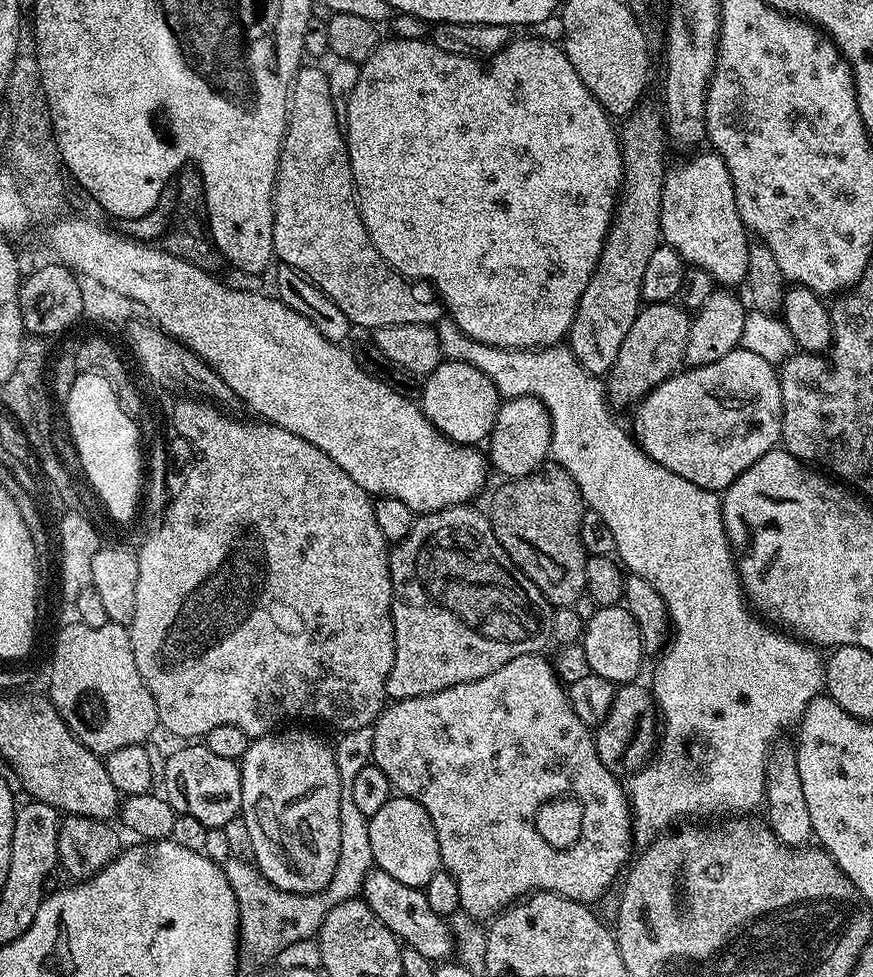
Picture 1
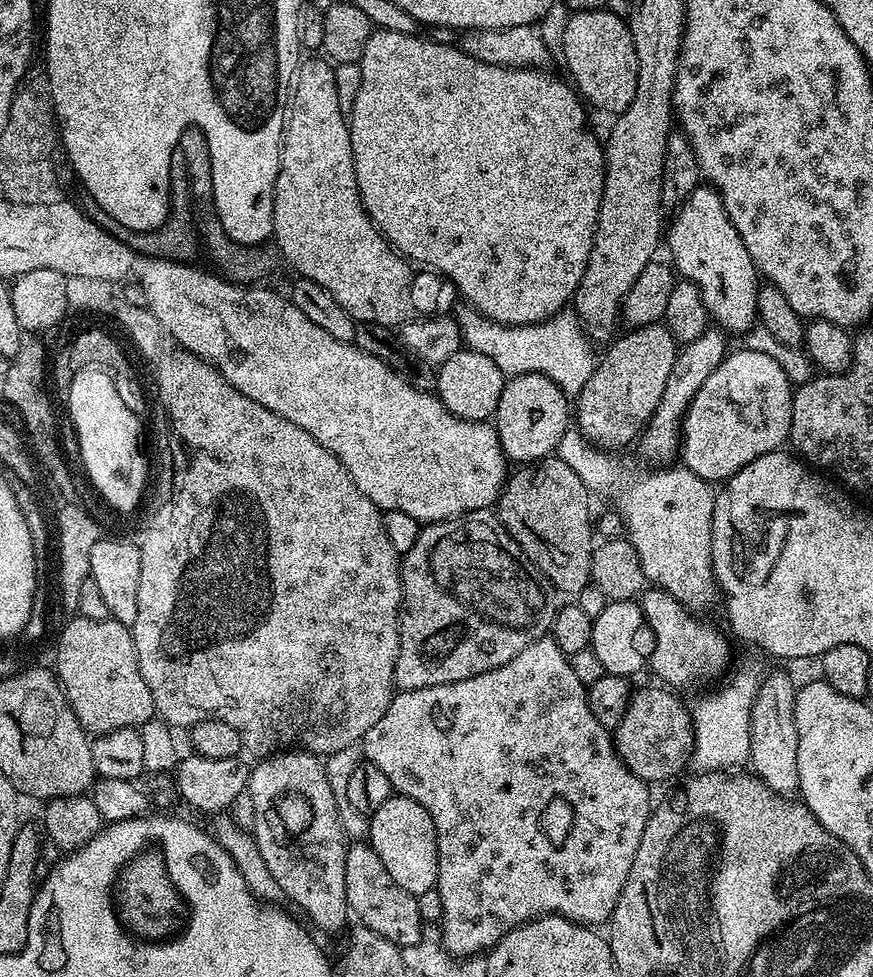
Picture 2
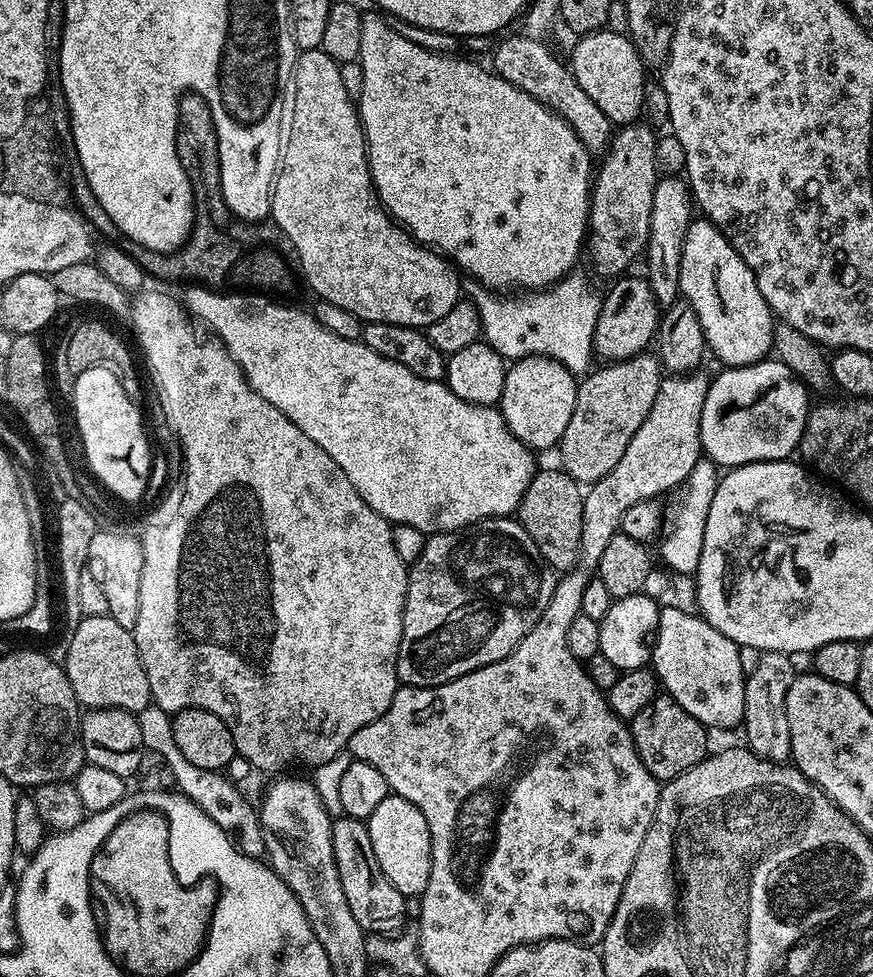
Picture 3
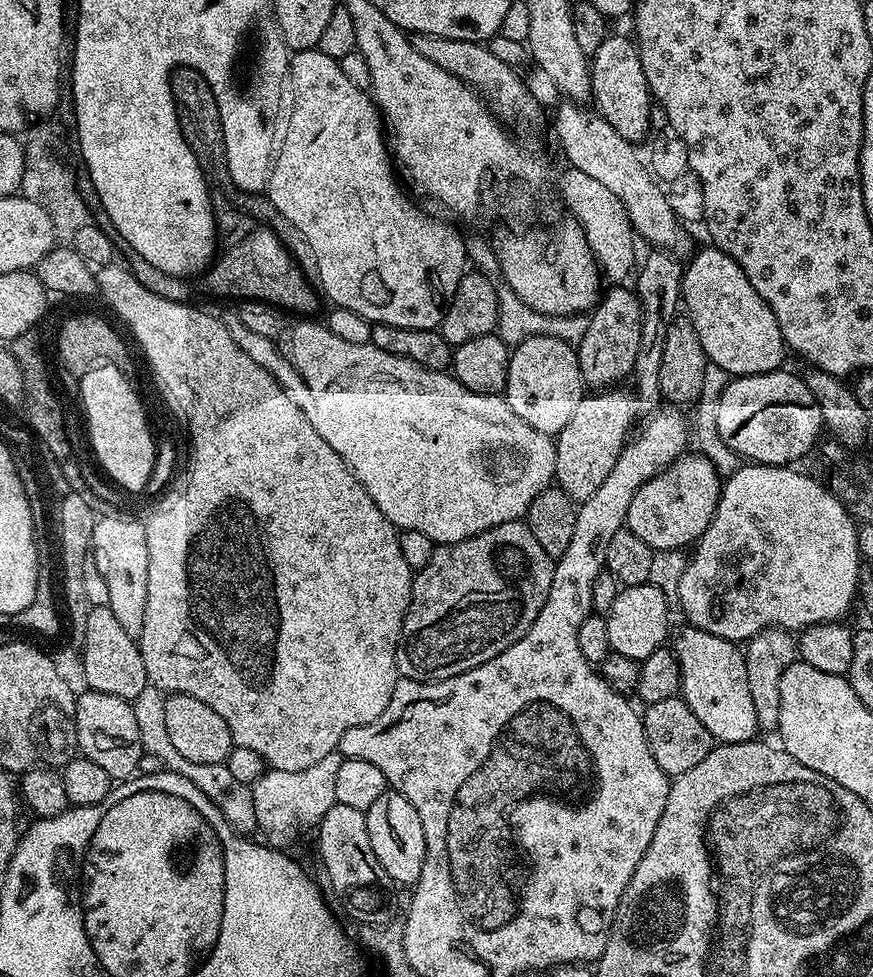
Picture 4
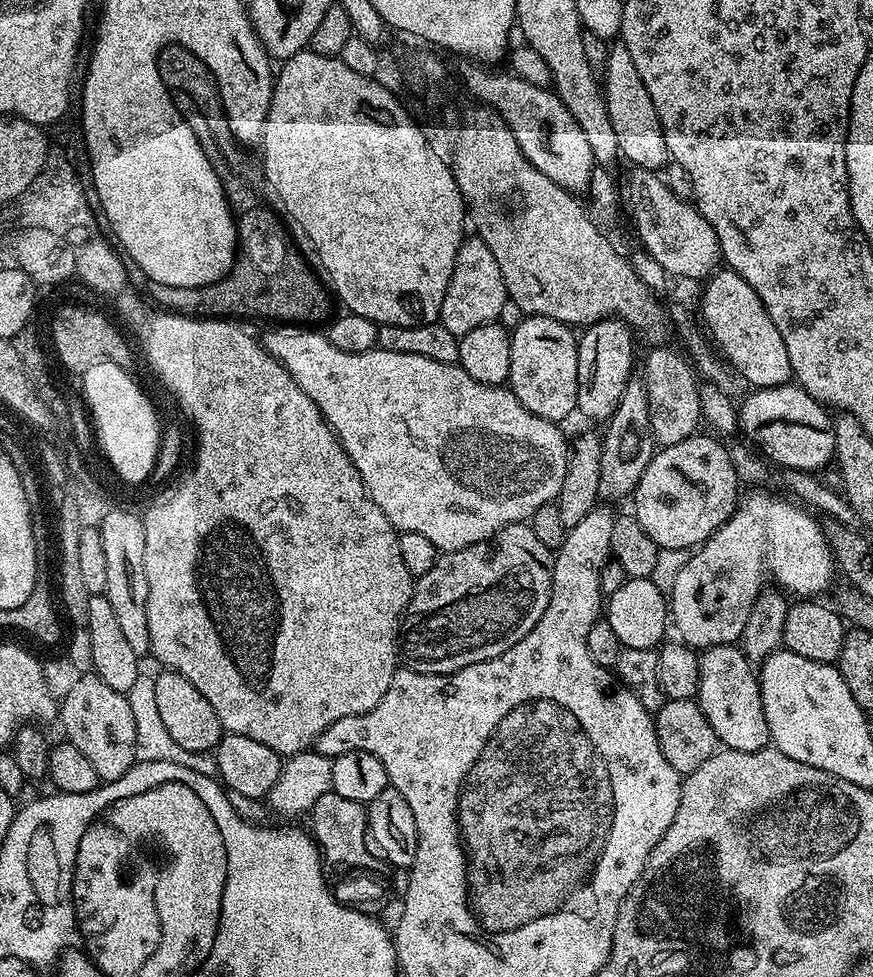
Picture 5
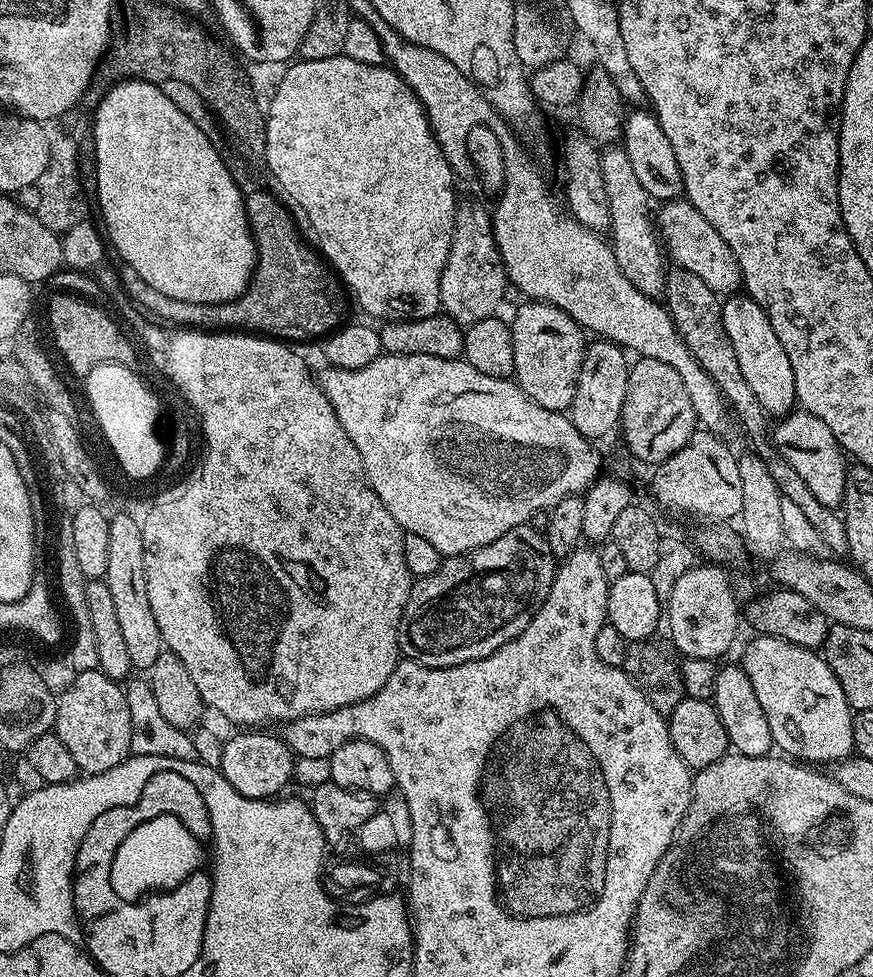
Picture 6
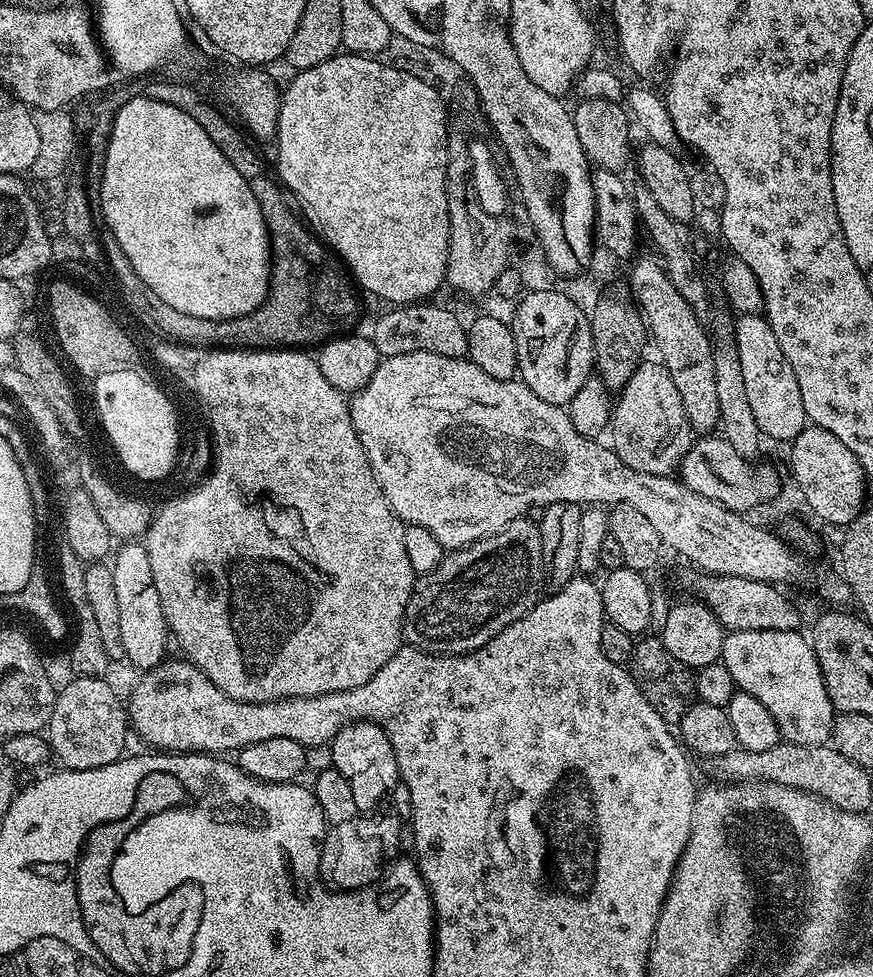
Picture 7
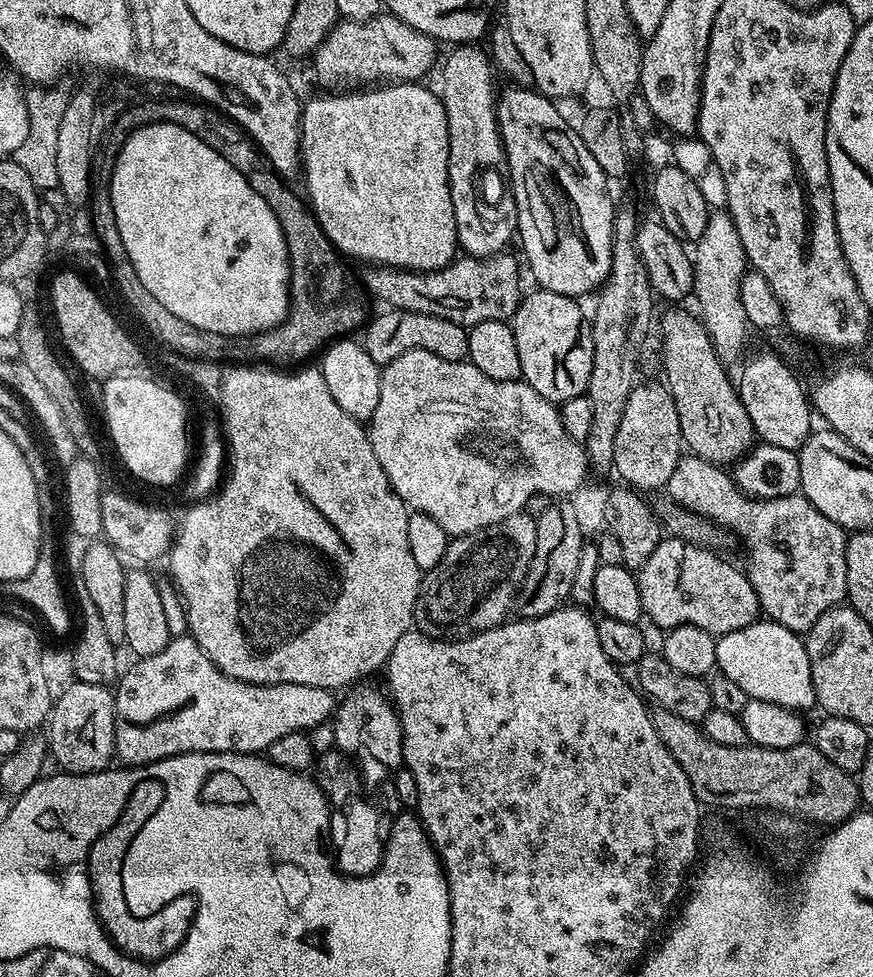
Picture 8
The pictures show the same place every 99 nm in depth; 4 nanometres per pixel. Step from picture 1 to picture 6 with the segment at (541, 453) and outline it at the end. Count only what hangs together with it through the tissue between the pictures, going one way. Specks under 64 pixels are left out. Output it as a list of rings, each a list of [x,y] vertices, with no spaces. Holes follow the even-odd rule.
[[[528,300],[510,316],[514,338],[514,379],[524,393],[546,410],[567,413],[572,406],[586,347],[585,329],[562,310]]]

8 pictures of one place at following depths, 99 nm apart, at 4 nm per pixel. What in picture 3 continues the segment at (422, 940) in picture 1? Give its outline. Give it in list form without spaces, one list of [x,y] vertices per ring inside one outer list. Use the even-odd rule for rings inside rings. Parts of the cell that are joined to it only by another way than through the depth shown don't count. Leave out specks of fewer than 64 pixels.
[[[345,815],[333,819],[332,841],[334,842],[334,862],[338,866],[338,878],[342,878],[342,890],[346,894],[346,902],[350,902],[350,914],[358,918],[358,926],[362,926],[368,934],[399,933],[405,927],[406,897],[383,873],[370,842],[367,823]]]

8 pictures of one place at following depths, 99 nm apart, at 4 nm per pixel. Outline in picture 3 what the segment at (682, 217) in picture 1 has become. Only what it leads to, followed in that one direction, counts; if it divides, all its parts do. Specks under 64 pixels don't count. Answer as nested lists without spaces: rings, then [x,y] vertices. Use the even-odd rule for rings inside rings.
[[[706,218],[693,219],[688,227],[686,242],[682,246],[682,270],[680,271],[680,296],[694,306],[698,314],[698,322],[702,322],[702,334],[707,351],[721,360],[721,365],[729,368],[741,368],[765,359],[772,352],[772,330],[774,317],[766,298],[762,298],[762,290],[758,290],[758,282],[742,262],[738,250],[730,246],[728,239],[720,233],[715,224]]]

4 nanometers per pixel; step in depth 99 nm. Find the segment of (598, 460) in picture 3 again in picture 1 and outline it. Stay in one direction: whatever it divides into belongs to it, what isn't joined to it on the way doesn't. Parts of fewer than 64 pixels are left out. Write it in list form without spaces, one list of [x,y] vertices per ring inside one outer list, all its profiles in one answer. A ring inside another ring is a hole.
[[[665,302],[641,307],[634,318],[634,326],[630,326],[630,334],[626,334],[626,342],[622,342],[622,350],[618,350],[618,358],[610,373],[612,381],[607,381],[606,395],[609,401],[620,408],[627,404],[635,405],[667,376],[673,375],[684,364],[686,338],[691,325],[689,313],[679,303]]]

